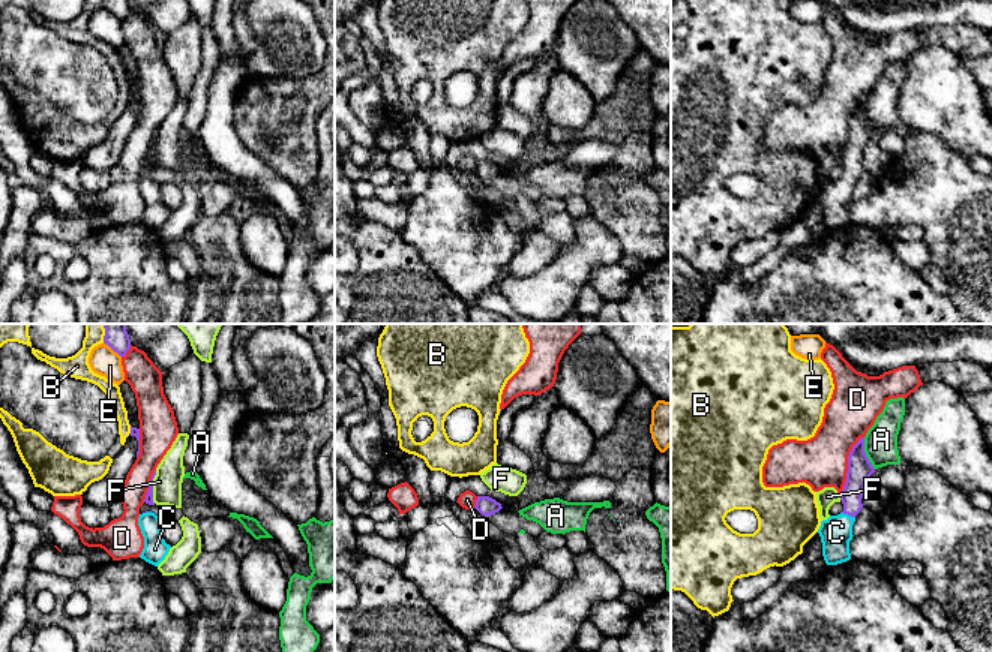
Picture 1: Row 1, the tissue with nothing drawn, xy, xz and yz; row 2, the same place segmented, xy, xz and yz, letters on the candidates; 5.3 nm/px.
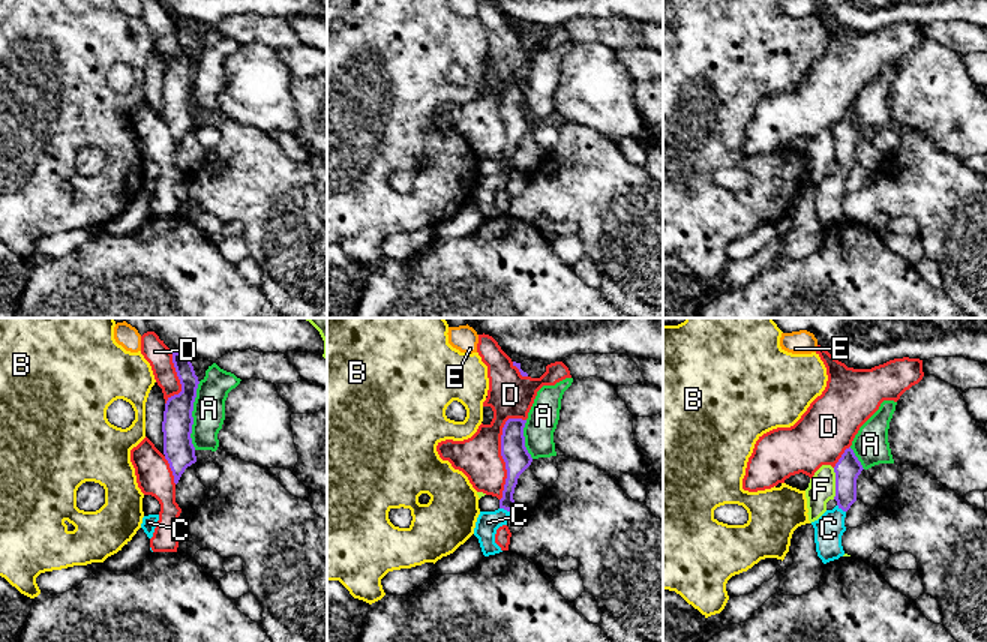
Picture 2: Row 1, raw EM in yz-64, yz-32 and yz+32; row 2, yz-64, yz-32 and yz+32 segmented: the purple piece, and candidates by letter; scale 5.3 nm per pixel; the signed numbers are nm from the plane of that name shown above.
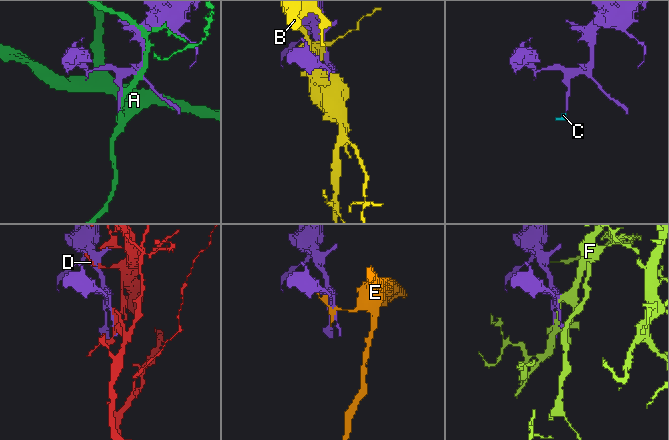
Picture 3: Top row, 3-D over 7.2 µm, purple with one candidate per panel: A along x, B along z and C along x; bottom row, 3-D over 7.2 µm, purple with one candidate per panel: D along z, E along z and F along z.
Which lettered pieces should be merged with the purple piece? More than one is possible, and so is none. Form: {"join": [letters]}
{"join": ["C"]}

